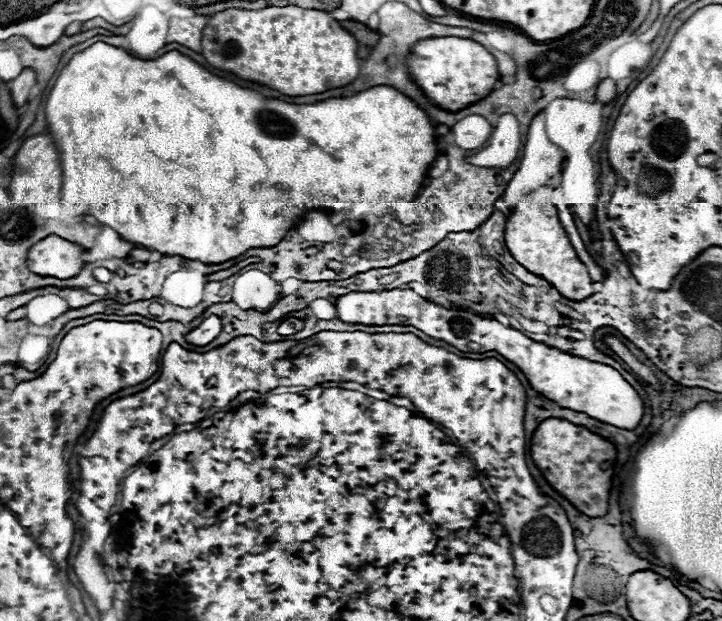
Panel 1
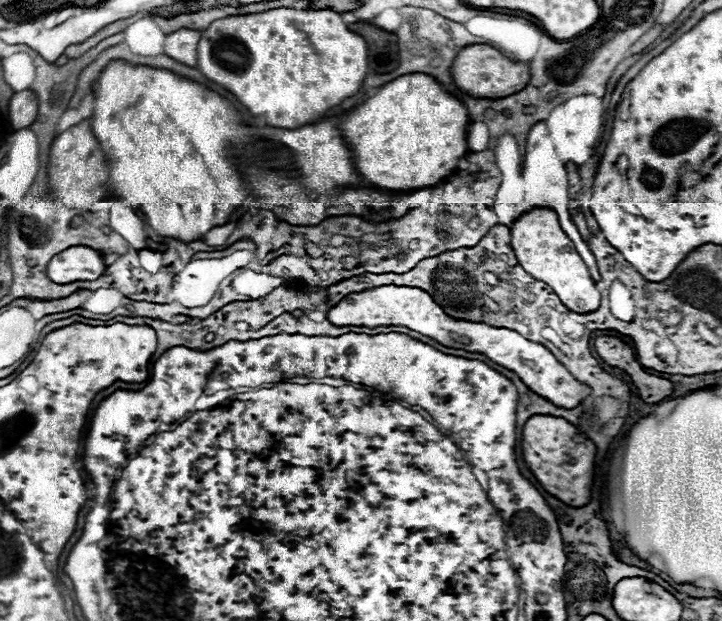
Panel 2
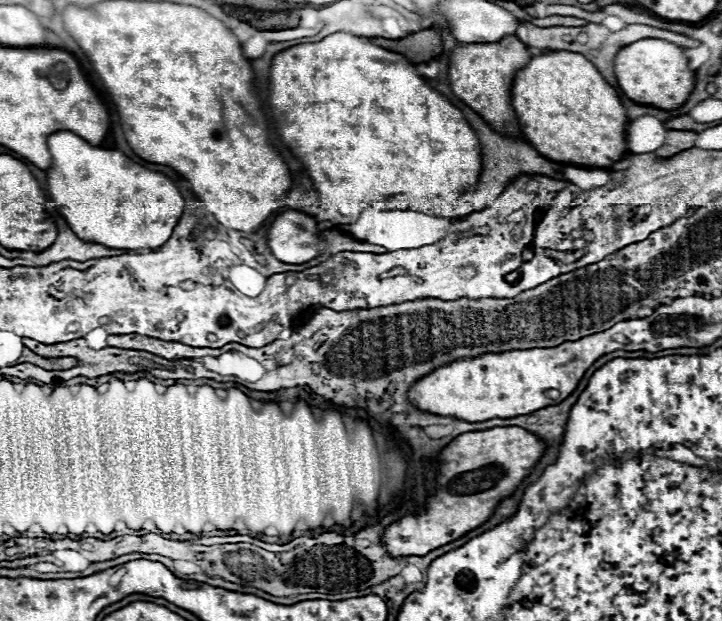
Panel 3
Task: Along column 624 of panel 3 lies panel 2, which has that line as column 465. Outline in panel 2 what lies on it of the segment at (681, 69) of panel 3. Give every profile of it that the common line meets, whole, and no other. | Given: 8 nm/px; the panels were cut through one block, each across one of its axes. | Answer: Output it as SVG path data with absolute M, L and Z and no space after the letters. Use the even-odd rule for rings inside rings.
M488 44L464 46L454 58L450 74L456 88L472 98L504 98L514 92L520 92L528 84L528 64L512 62Z

